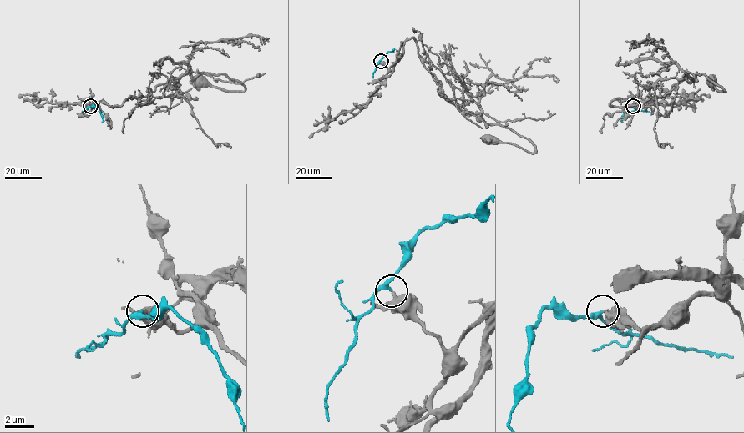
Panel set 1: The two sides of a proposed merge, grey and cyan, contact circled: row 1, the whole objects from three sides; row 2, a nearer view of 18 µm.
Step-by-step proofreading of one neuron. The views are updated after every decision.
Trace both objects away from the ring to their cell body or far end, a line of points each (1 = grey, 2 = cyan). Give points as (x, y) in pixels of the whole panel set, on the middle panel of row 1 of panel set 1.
1: (381, 62), (388, 76), (403, 42), (412, 37), (439, 93), (488, 124), (515, 131), (535, 151), (488, 139)
2: (381, 61), (385, 54), (392, 50)

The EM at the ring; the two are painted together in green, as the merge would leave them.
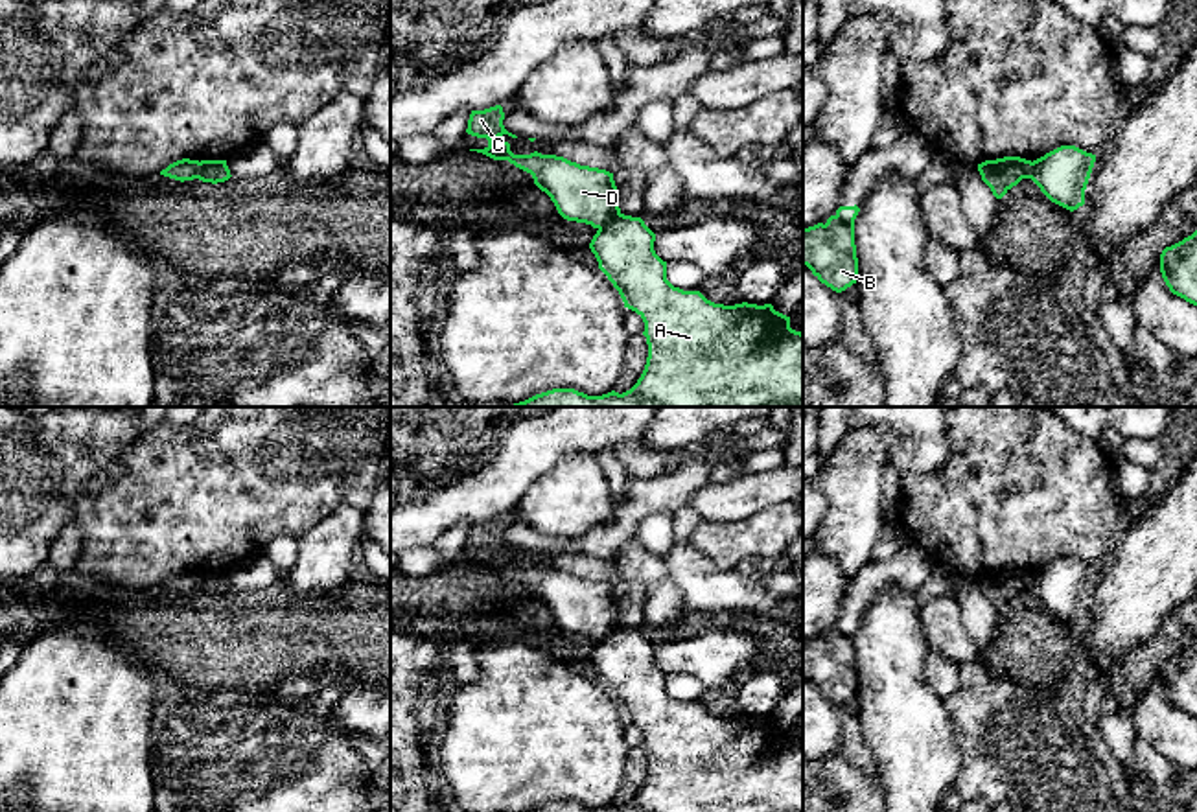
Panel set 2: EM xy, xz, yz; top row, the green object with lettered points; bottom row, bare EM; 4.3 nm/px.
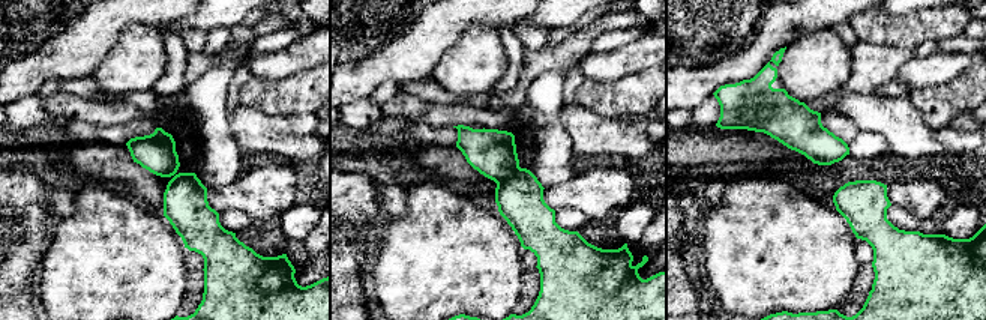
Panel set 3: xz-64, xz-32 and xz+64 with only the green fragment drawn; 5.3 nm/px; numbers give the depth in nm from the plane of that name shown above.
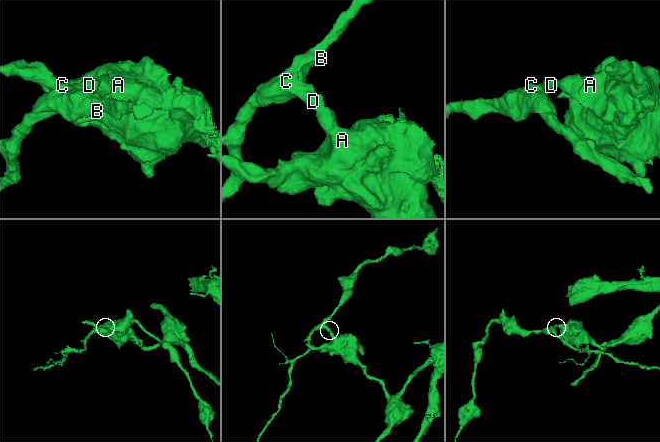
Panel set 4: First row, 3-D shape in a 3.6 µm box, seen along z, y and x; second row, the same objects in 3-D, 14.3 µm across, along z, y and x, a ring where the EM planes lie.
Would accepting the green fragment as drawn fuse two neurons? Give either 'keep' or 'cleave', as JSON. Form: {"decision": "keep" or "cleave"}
{"decision": "cleave"}

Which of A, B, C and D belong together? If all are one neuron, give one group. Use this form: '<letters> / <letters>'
A / B C D

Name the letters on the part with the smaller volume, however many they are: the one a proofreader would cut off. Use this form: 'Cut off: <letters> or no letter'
Cut off: B, C, D

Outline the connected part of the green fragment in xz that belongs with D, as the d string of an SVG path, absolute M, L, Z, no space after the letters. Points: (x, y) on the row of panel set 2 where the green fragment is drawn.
M501 105L471 110L466 133L486 138L488 145L470 151L482 153L494 160L508 160L530 173L534 184L551 197L558 214L567 221L602 228L621 212L613 173L538 151L514 155L510 144L499 140L503 134L517 138L505 129L503 120Z

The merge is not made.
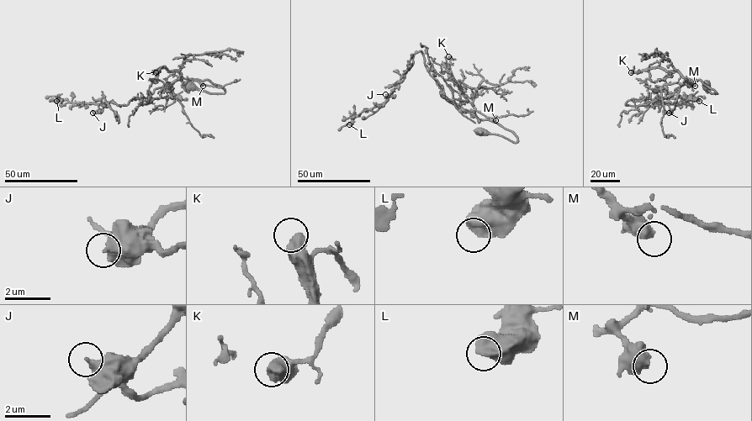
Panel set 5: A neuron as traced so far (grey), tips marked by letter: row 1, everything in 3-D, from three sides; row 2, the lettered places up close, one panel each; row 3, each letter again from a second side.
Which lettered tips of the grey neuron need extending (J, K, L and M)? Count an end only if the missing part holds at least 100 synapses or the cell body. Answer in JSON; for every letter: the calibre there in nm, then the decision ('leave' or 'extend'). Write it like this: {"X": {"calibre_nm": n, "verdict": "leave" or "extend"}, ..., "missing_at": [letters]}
{"J": {"calibre_nm": 400, "verdict": "leave"}, "K": {"calibre_nm": 550, "verdict": "extend"}, "L": {"calibre_nm": 750, "verdict": "leave"}, "M": {"calibre_nm": 550, "verdict": "leave"}, "missing_at": ["K"]}

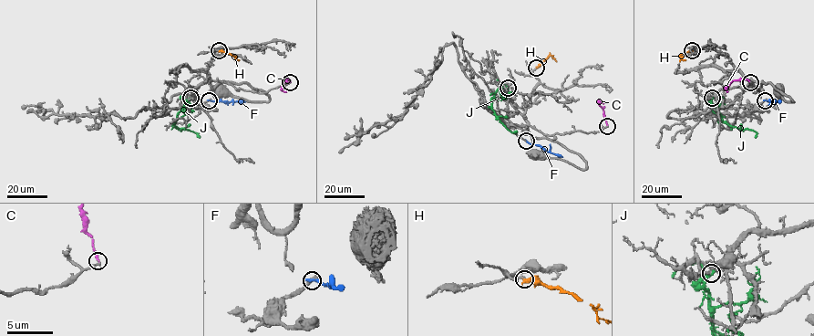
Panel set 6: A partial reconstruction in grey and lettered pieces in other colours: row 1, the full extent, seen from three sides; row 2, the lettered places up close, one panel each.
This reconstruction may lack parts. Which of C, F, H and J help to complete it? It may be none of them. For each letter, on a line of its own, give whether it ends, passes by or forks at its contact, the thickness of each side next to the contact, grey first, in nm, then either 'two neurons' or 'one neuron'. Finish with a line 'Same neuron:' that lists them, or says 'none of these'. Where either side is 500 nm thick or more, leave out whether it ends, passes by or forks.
C: it ends there; 180 nm thick on the grey side, 190 nm on the other; one neuron
F: it ends there; 360 nm thick on the grey side, 320 nm on the other; two neurons
H: it ends there; 240 nm thick on the grey side, 400 nm on the other; one neuron
J: it ends there; 160 nm thick on the grey side, 360 nm on the other; two neurons
Same neuron: C, H

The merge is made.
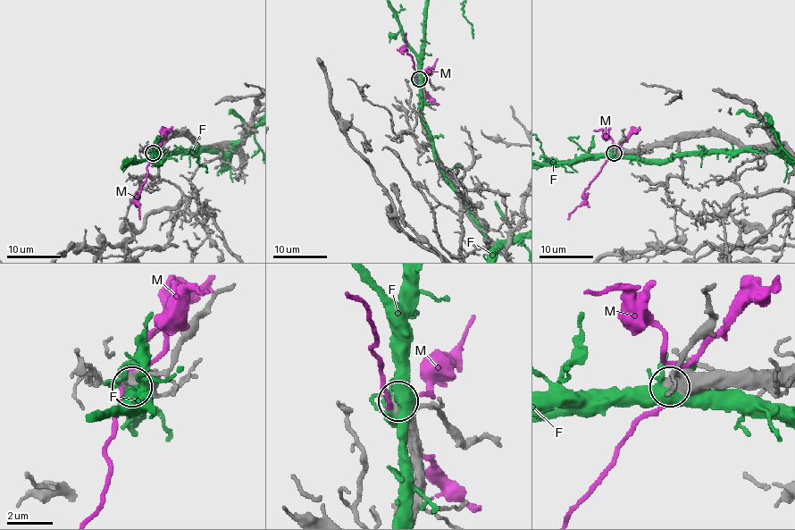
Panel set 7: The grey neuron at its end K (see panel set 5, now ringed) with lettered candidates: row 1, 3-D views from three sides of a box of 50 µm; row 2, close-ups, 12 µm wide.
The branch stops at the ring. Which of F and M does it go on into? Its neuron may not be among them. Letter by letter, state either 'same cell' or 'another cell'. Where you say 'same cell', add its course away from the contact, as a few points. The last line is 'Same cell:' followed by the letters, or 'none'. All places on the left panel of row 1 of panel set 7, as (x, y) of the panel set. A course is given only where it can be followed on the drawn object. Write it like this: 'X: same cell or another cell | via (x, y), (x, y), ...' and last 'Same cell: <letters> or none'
F: another cell
M: another cell
Same cell: none

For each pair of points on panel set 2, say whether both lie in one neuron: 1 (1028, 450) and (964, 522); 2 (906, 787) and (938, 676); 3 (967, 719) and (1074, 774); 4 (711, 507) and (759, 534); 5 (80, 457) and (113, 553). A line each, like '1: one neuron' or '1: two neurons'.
1: one neuron
2: two neurons
3: one neuron
4: two neurons
5: two neurons

